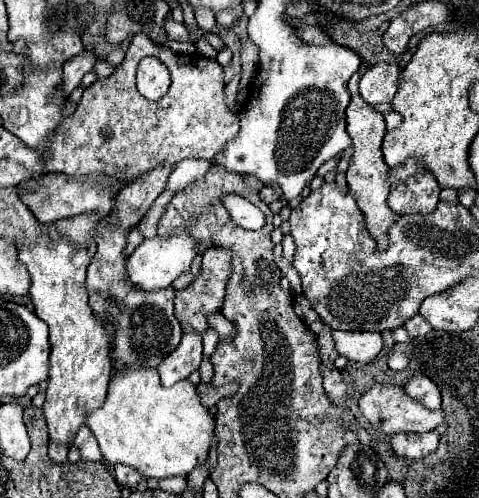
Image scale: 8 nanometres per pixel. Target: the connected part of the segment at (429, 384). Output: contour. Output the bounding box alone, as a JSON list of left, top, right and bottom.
[404,376,440,410]

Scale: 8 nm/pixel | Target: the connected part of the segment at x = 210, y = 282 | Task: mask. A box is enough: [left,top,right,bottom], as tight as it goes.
[174,248,230,336]

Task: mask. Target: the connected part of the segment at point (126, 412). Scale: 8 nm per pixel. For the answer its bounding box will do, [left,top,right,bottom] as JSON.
[86,368,214,478]

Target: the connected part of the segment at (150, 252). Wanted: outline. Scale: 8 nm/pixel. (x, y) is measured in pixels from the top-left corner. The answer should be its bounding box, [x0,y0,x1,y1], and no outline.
[126,230,200,292]

